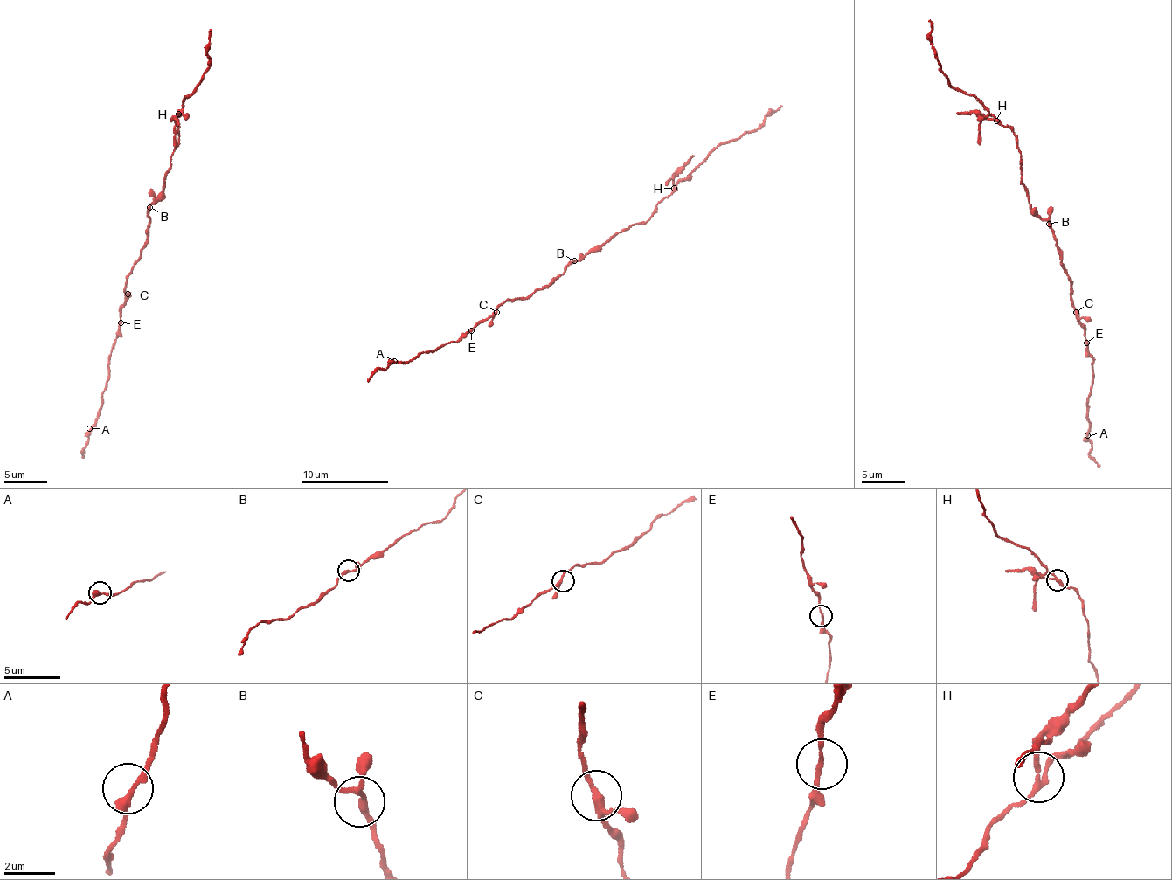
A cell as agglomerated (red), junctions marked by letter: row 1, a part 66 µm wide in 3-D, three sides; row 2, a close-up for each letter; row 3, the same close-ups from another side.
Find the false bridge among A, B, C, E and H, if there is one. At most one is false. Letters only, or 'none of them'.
H

